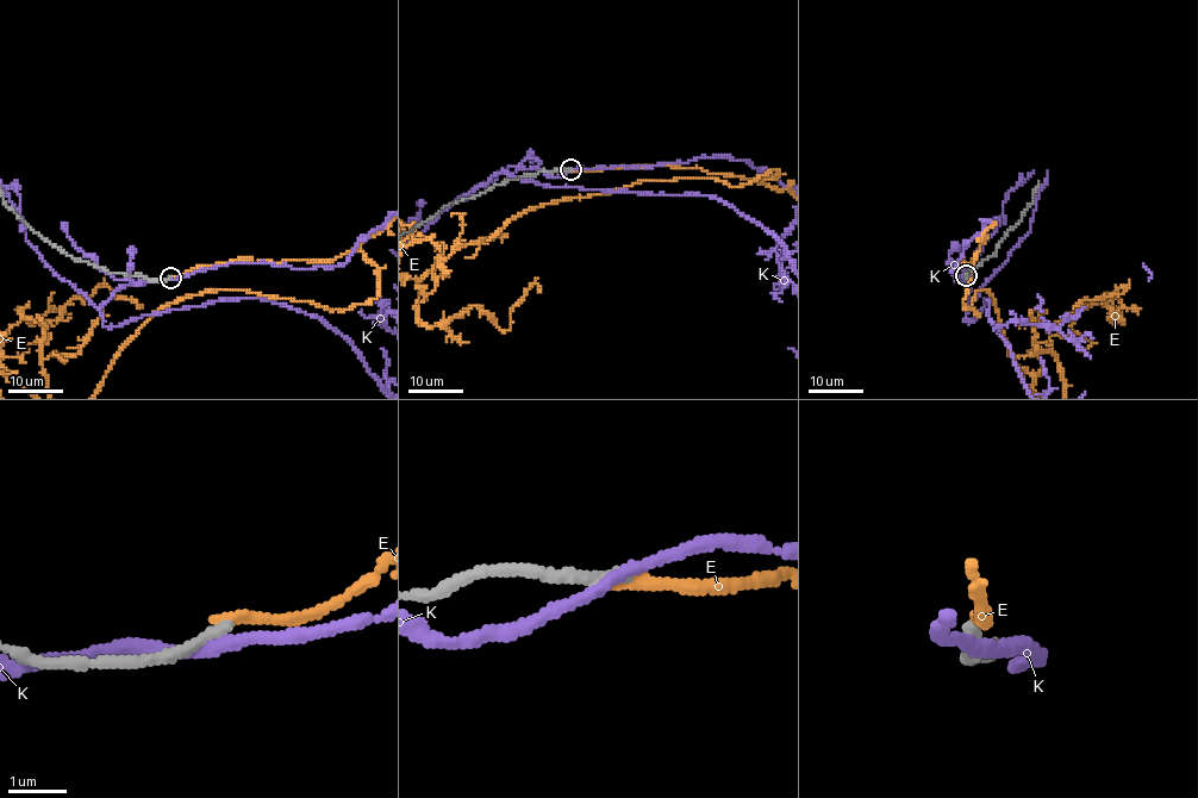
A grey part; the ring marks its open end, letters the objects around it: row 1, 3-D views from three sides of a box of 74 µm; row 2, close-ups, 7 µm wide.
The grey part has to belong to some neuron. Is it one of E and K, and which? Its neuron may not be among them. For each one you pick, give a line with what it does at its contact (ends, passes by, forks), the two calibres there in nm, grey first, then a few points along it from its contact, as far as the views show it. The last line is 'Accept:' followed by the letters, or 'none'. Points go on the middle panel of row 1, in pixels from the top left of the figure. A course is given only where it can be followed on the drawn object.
Accept: none

